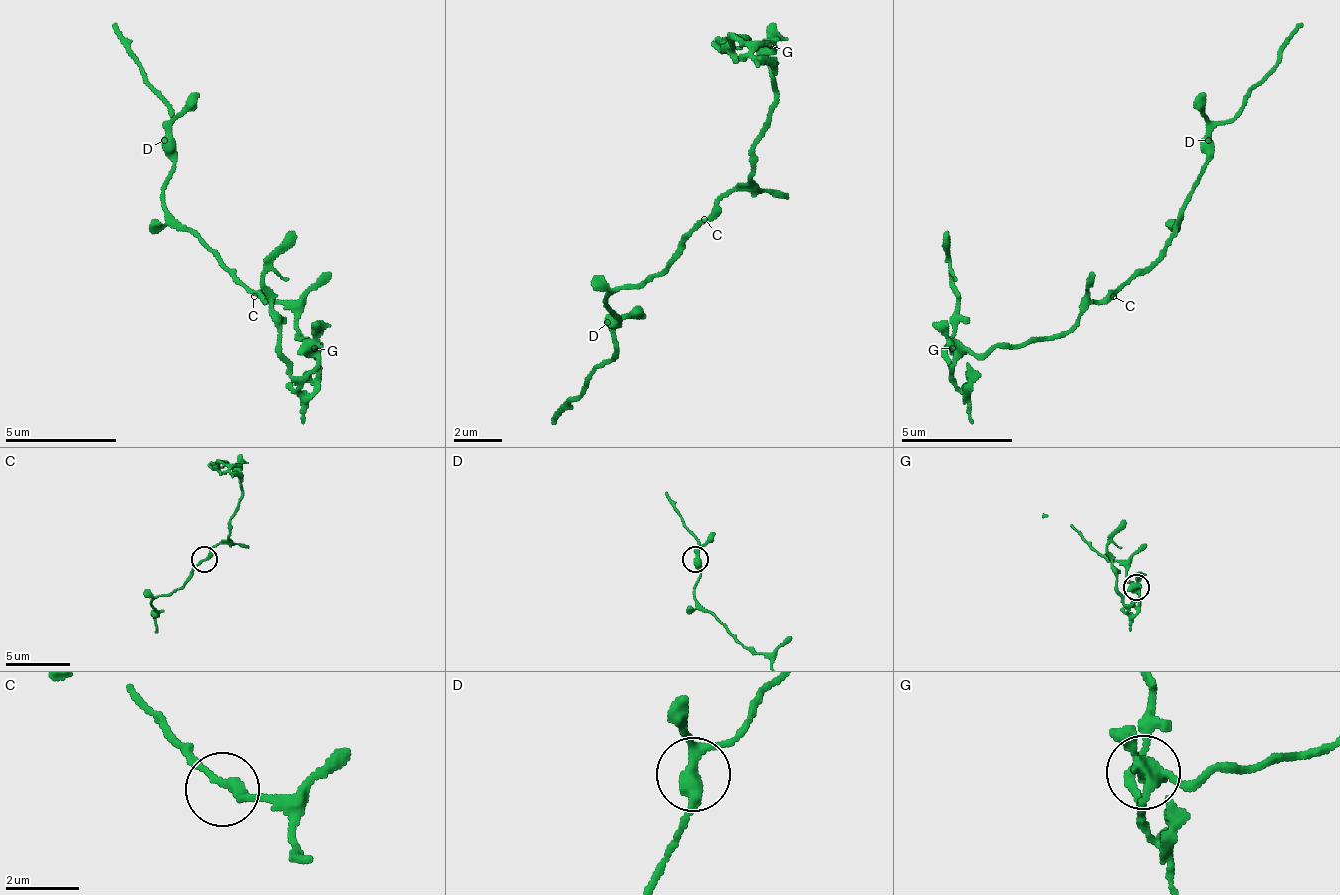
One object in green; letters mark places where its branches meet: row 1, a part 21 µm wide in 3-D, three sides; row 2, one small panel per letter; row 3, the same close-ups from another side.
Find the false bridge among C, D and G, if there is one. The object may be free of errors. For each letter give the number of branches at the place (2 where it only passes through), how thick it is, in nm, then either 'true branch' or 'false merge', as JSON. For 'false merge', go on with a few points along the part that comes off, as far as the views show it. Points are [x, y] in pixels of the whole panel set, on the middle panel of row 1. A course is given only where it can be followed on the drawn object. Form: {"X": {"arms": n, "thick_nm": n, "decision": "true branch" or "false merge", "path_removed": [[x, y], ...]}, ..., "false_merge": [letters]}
{"C": {"arms": 2, "thick_nm": 240, "decision": "true branch"}, "D": {"arms": 3, "thick_nm": 320, "decision": "true branch"}, "G": {"arms": 3, "thick_nm": 360, "decision": "false merge", "path_removed": [[771, 43], [753, 43], [735, 37], [723, 49], [716, 43], [747, 37]]}, "false_merge": ["G"]}

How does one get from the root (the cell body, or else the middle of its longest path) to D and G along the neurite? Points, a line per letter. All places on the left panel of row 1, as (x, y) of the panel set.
D: (259, 291), (242, 285), (164, 207), (164, 184), (170, 179), (170, 145), (164, 140)
G: (259, 291), (270, 302), (282, 302), (293, 313), (298, 335), (310, 347), (321, 347), (315, 352), (315, 347)

